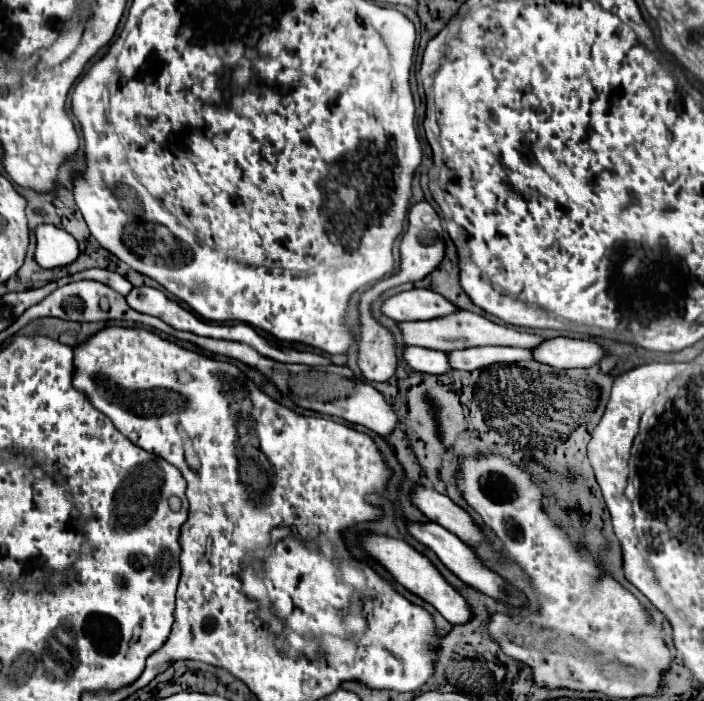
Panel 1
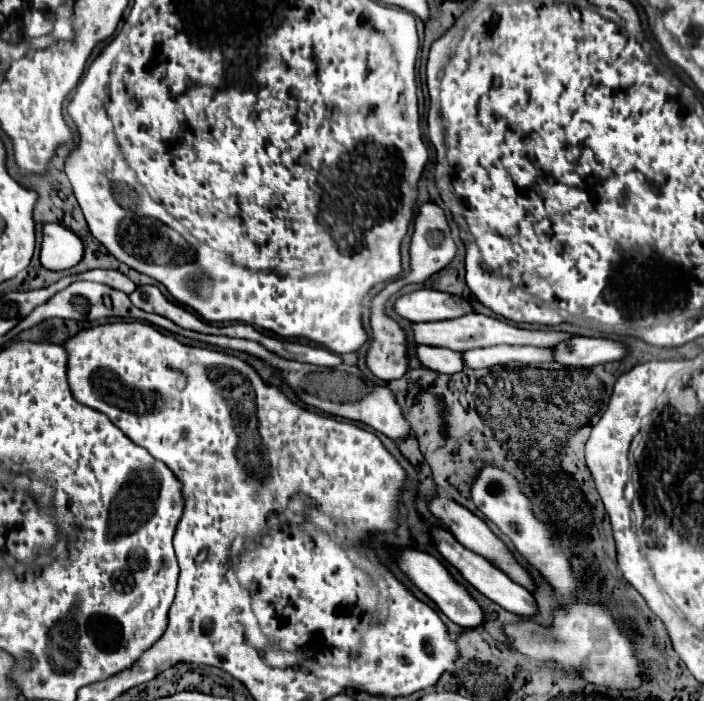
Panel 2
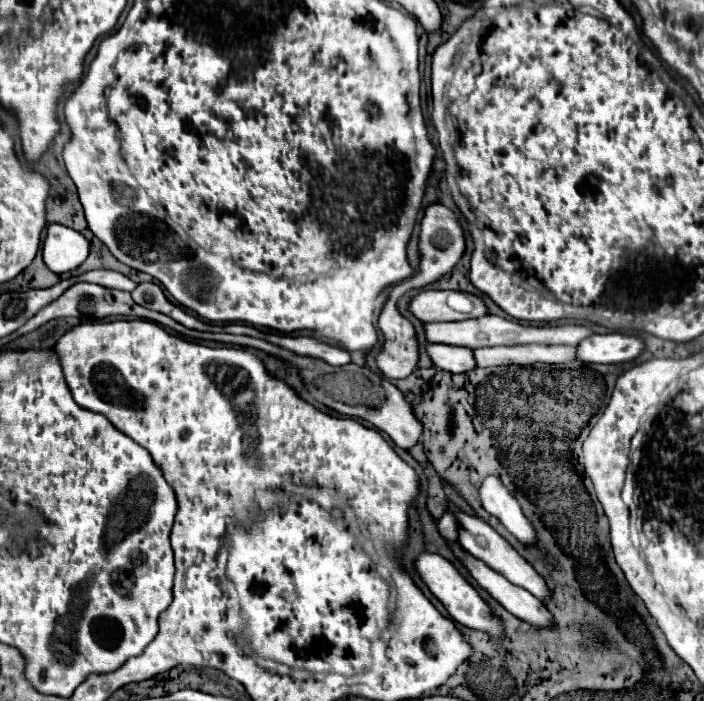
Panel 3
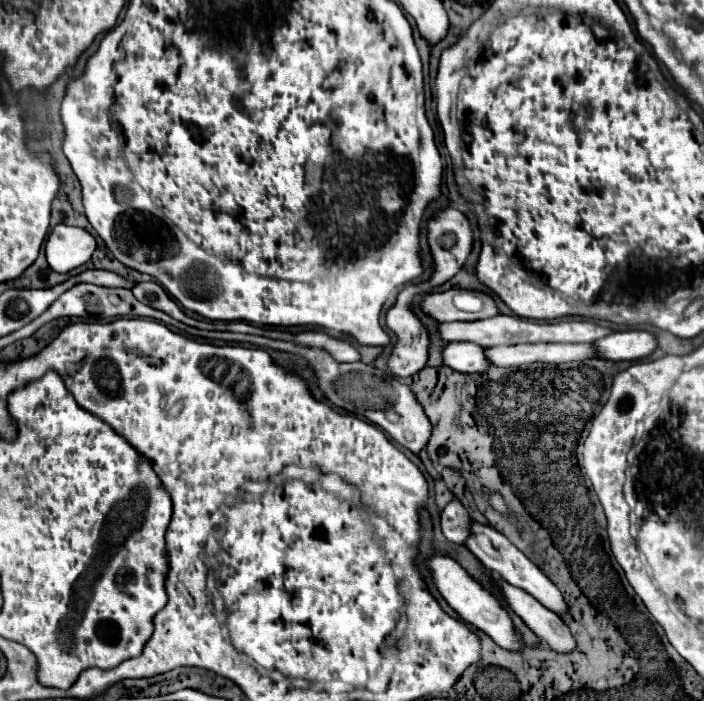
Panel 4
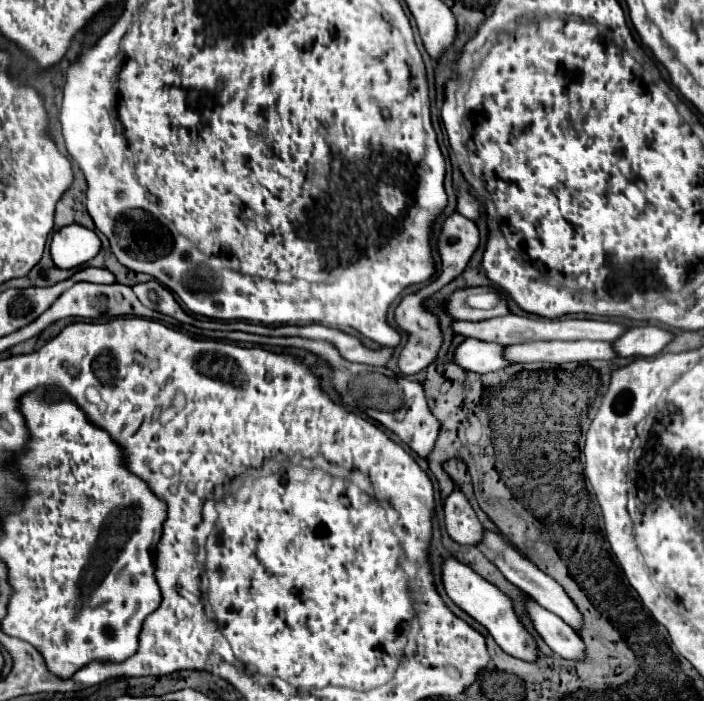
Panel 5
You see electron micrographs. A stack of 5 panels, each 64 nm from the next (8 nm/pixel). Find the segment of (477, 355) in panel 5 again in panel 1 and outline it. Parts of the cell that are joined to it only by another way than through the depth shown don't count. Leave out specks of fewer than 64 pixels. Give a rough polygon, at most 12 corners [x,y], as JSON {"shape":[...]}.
{"shape":[[408,346],[406,366],[424,374],[450,372],[444,352]]}

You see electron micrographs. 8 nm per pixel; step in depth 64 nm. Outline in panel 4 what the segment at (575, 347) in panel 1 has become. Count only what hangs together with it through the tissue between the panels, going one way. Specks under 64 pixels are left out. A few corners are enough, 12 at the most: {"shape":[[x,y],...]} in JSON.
{"shape":[[644,330],[612,332],[592,342],[600,360],[640,360],[656,348]]}

